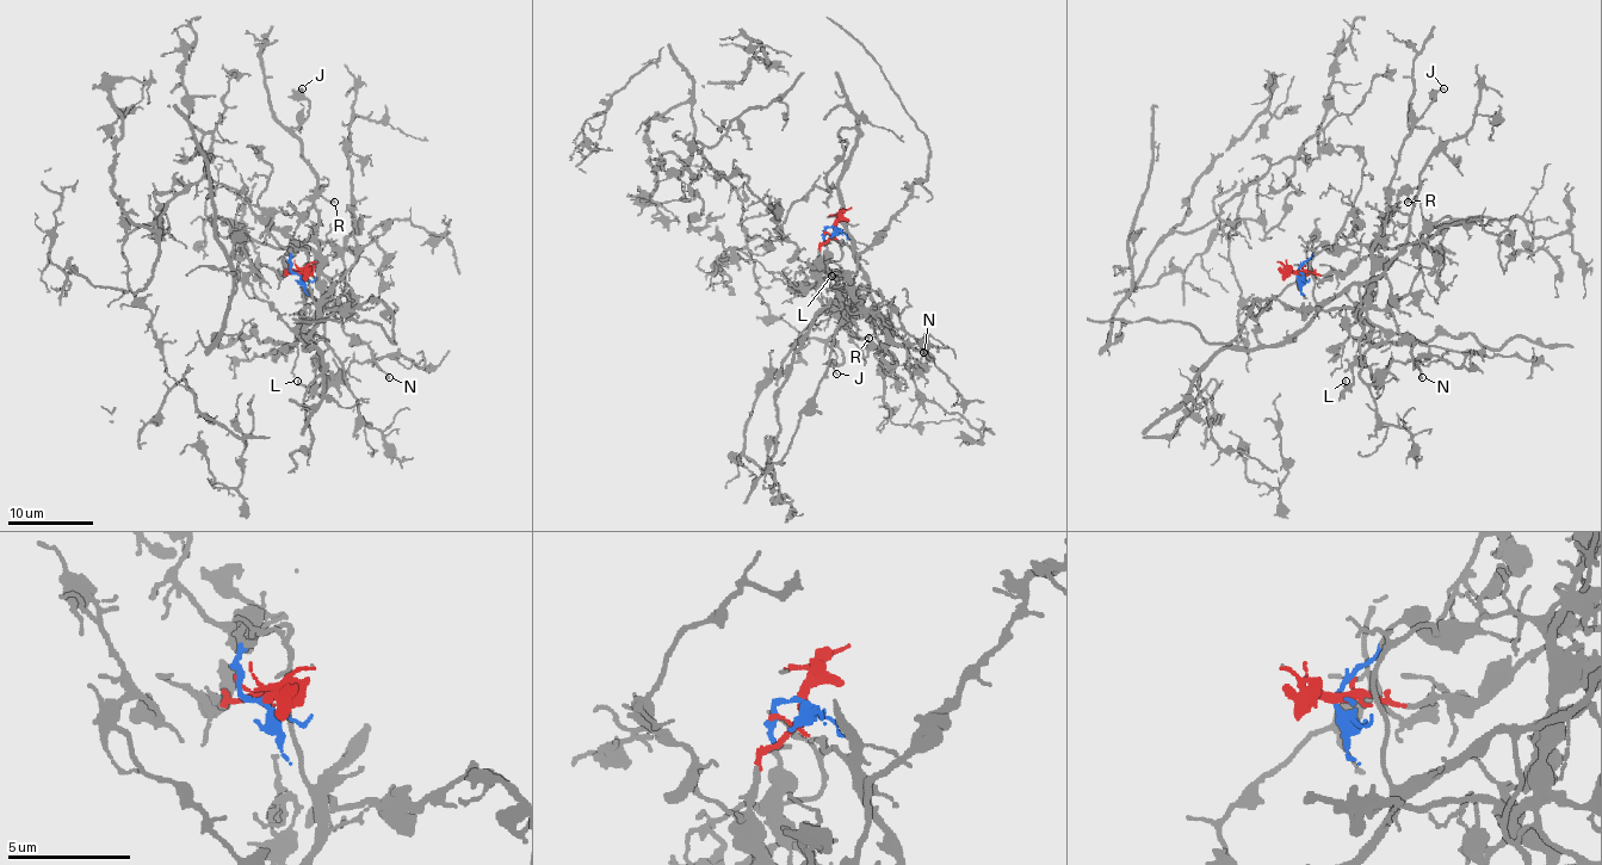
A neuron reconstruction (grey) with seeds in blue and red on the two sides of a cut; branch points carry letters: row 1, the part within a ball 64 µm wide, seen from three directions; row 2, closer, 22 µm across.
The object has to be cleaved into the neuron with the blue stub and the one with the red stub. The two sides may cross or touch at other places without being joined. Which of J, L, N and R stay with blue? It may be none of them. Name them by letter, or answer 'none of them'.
J

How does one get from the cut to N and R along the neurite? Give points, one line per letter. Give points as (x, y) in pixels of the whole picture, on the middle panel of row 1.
N: (833, 227), (821, 248), (818, 297), (824, 303), (857, 300), (878, 327), (900, 344), (905, 343), (923, 352)
R: (833, 227), (832, 238), (821, 248), (816, 278), (818, 302), (827, 314), (832, 311), (854, 335), (870, 338)

